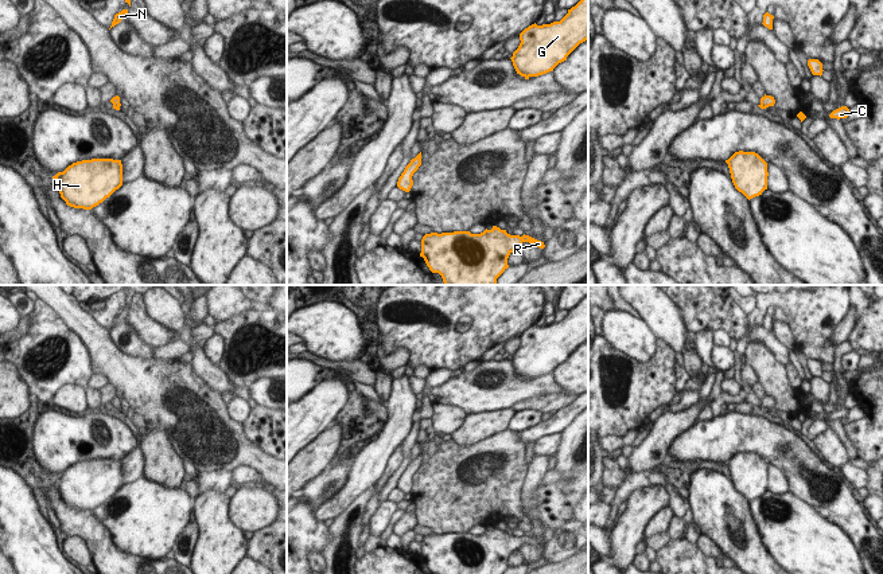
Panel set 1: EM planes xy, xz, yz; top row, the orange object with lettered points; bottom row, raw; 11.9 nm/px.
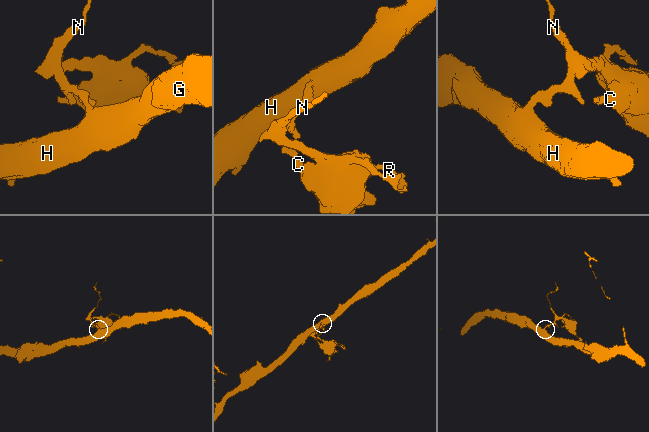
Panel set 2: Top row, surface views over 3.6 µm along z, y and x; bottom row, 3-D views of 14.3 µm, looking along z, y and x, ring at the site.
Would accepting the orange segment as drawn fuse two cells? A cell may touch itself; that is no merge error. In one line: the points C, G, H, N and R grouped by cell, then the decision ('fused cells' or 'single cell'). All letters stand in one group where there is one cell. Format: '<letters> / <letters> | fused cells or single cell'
C G H N R | single cell

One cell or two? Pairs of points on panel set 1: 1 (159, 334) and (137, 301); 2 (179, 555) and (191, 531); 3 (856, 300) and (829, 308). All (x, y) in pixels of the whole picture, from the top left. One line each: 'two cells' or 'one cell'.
1: one cell
2: one cell
3: two cells

